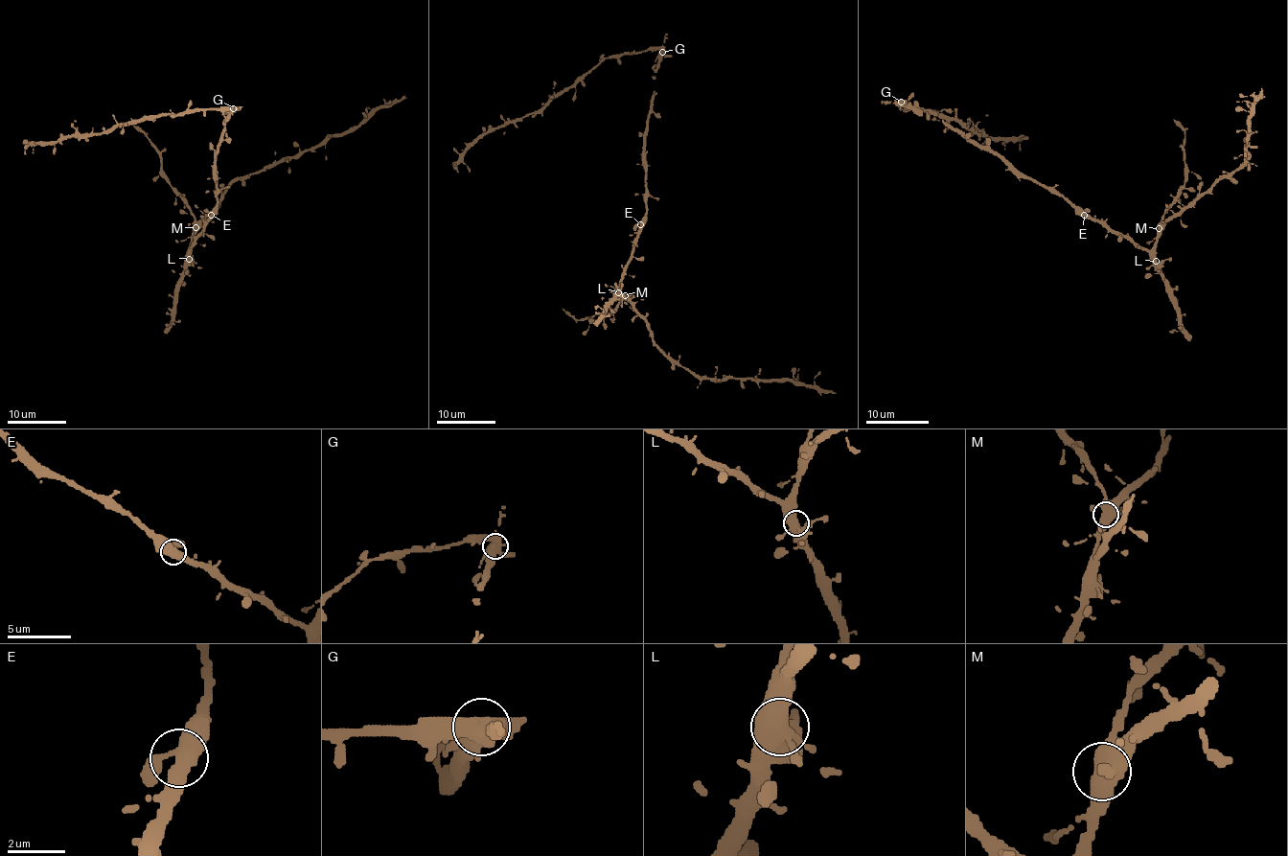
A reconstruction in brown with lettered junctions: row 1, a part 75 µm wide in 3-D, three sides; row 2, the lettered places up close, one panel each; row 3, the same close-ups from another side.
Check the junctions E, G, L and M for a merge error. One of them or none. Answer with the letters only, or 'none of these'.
G

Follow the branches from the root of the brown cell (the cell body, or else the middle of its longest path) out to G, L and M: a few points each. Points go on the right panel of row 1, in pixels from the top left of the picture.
G: (1051, 191), (1020, 176), (1001, 158), (967, 141), (942, 119), (930, 119), (926, 113), (908, 108), (901, 102)
L: (1051, 191), (1062, 194), (1112, 230), (1129, 236), (1156, 261)
M: (1051, 191), (1062, 194), (1092, 218), (1129, 236), (1149, 250), (1154, 245), (1159, 228)

